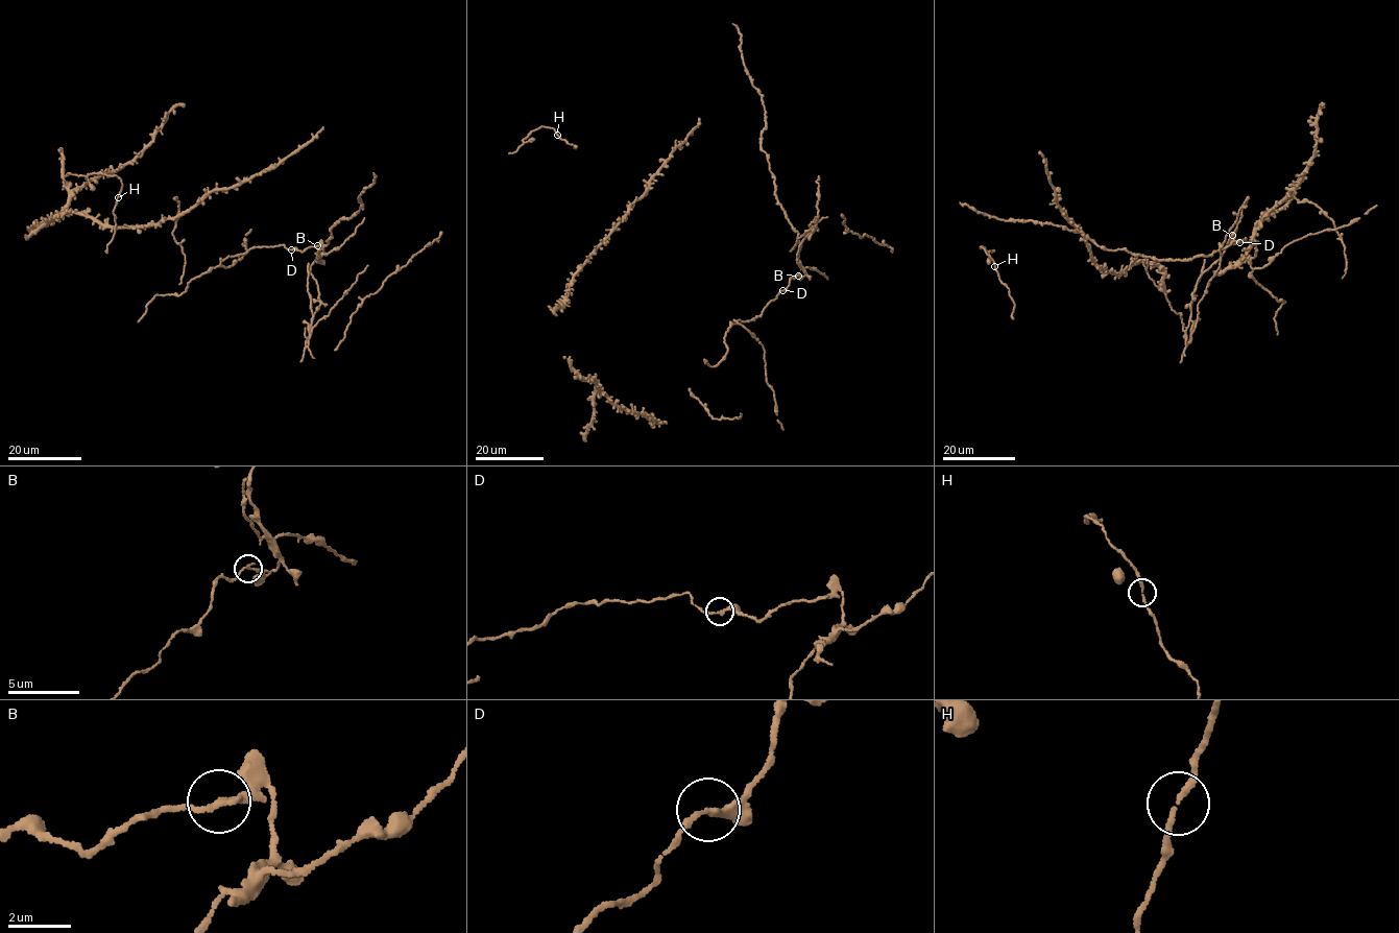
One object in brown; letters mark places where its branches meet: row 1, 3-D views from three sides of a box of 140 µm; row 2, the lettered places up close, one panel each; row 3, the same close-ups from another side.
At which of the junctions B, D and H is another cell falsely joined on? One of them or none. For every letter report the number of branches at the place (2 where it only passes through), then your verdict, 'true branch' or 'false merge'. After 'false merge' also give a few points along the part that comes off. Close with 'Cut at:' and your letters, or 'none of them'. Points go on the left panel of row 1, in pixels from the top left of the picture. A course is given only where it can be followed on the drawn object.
B: 2 branches meet; false merge
D: 2 branches meet; true branch
H: 2 branches meet; true branch
Cut at: B

